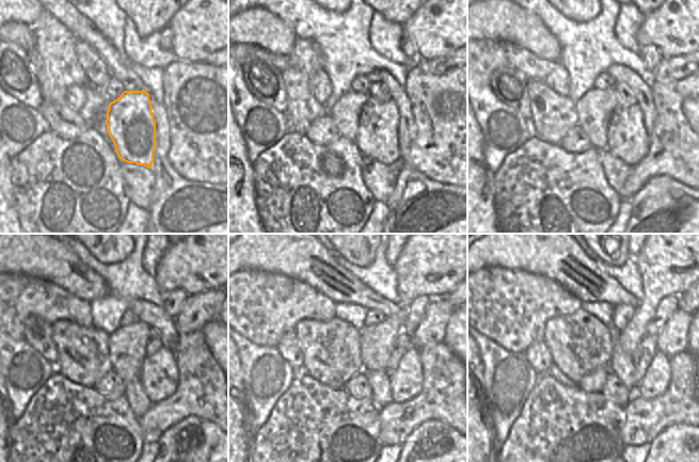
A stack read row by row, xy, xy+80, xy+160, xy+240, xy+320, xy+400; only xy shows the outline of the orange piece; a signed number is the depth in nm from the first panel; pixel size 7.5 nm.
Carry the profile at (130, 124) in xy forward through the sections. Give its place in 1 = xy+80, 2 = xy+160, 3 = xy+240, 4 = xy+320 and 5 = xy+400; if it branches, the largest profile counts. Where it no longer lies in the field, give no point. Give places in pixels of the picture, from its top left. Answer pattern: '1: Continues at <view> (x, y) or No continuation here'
1: Continues at xy+80 (376, 137)
2: Continues at xy+160 (626, 139)
3: Continues at xy+240 (159, 375)
4: Continues at xy+320 (406, 380)
5: Continues at xy+400 (656, 378).

